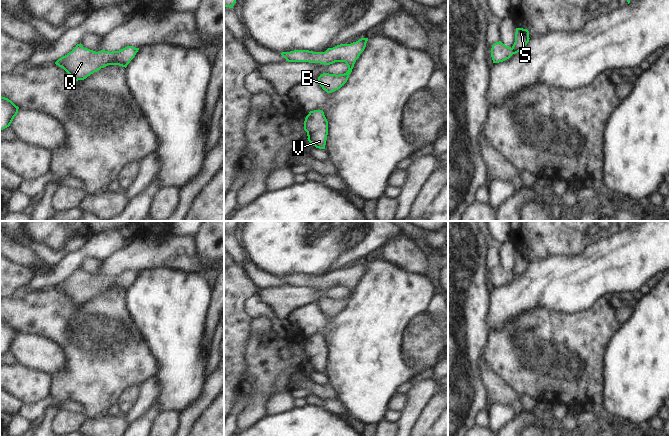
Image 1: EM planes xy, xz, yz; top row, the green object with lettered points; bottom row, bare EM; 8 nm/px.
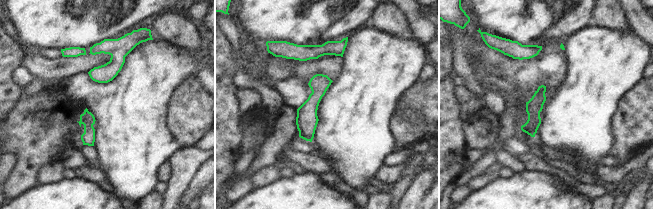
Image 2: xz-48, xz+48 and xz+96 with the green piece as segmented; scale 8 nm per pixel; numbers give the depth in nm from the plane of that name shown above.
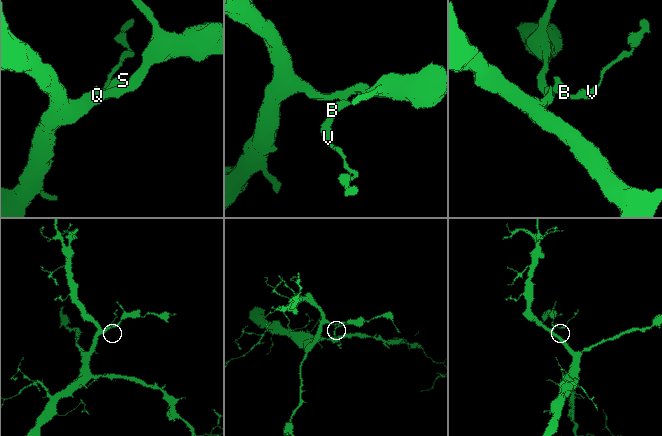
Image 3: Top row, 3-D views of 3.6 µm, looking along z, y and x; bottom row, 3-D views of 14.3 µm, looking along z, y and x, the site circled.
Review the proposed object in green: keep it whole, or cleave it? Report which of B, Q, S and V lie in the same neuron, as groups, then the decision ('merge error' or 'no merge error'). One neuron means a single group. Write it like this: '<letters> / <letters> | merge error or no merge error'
B Q S V | no merge error

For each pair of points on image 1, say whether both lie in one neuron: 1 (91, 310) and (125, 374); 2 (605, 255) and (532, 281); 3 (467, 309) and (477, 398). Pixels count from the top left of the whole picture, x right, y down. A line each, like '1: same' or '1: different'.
1: same
2: same
3: same

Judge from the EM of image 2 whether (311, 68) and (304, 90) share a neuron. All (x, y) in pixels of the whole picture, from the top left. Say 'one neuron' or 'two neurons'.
two neurons

